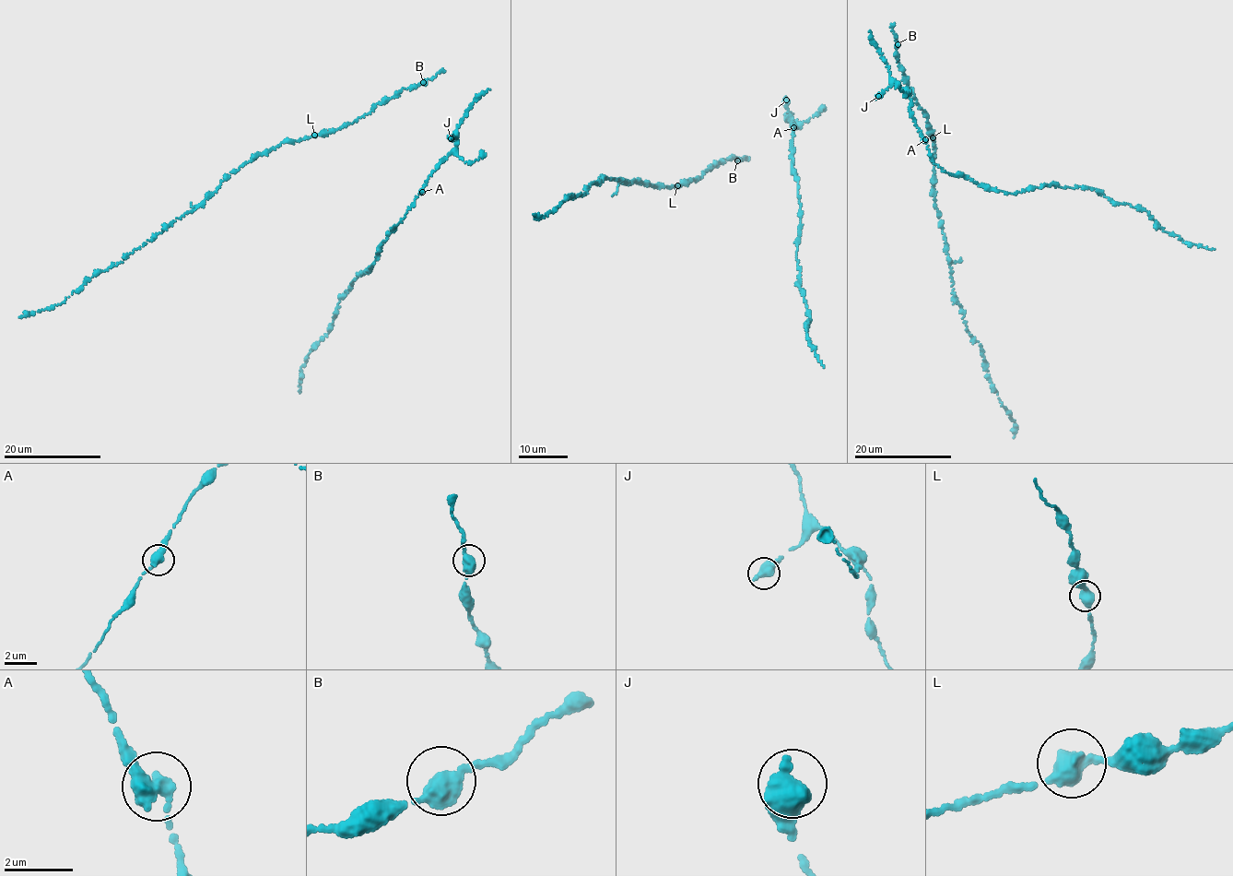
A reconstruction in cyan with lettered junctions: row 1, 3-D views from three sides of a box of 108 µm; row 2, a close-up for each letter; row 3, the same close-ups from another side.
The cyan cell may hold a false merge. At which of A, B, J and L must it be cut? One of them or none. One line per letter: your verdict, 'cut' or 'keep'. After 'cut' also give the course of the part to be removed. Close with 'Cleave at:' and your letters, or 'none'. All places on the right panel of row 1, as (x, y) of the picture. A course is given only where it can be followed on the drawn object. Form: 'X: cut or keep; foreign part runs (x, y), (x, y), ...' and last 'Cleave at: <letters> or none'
A: keep
B: keep
J: keep
L: keep
Cleave at: none

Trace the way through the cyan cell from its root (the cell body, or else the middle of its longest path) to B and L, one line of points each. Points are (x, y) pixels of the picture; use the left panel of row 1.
B: (443, 72), (423, 82)
L: (443, 72), (384, 99), (366, 115), (340, 129), (314, 135)

